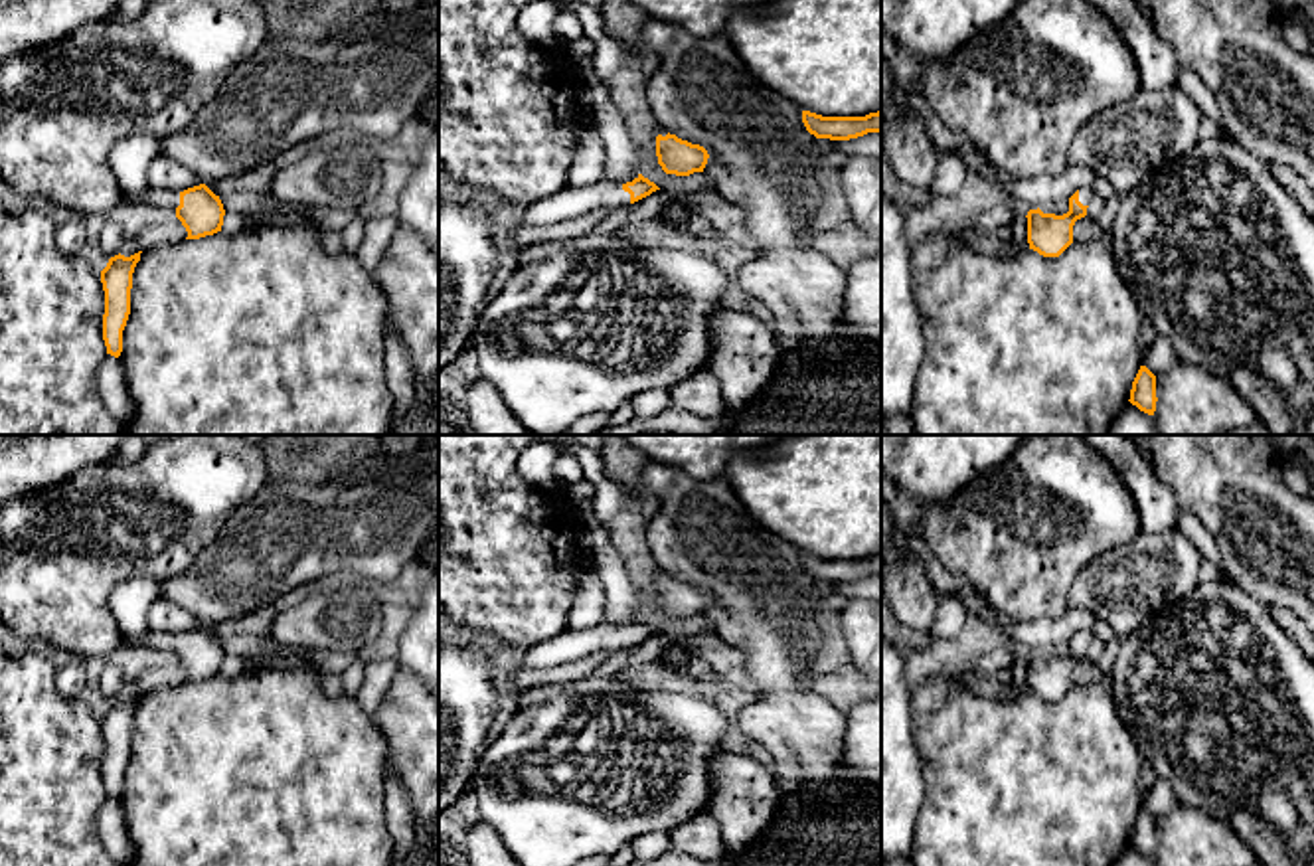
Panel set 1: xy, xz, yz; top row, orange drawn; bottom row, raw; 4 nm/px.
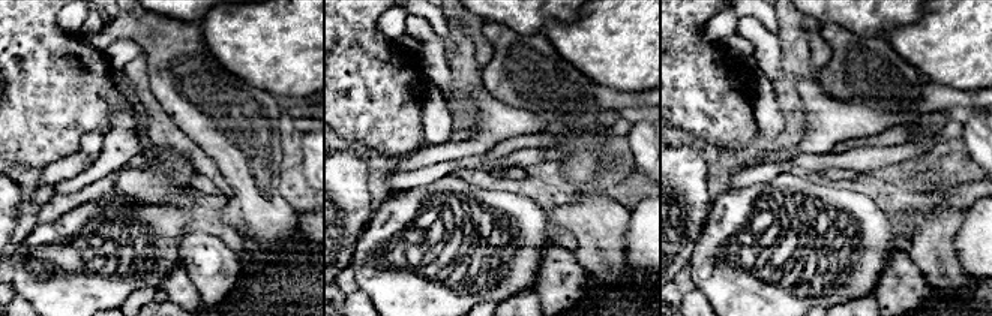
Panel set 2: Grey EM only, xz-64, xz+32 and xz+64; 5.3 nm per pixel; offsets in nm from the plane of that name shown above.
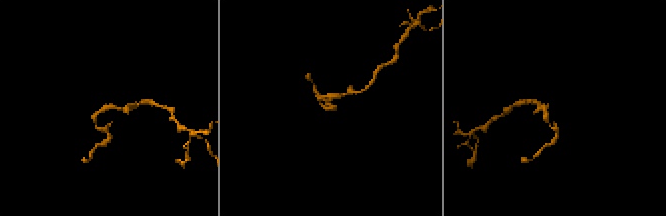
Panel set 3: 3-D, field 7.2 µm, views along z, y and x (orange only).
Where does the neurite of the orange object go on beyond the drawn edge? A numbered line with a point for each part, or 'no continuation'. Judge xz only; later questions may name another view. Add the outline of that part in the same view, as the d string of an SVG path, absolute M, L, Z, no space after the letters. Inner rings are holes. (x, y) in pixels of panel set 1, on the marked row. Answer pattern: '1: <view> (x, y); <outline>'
1: xz (570, 202); M599 182L585 188L569 188L528 206L522 225L545 227L553 225L597 208L622 208L630 204L630 194L622 190L622 184Z

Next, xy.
1: xy (163, 198); M154 188L146 190L138 200L130 200L126 194L123 194L123 198L124 202L170 208L170 210L176 210L180 206L180 192L154 190Z

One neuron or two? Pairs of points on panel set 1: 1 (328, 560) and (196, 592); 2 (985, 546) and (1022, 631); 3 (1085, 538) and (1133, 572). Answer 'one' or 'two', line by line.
1: one
2: two
3: two

